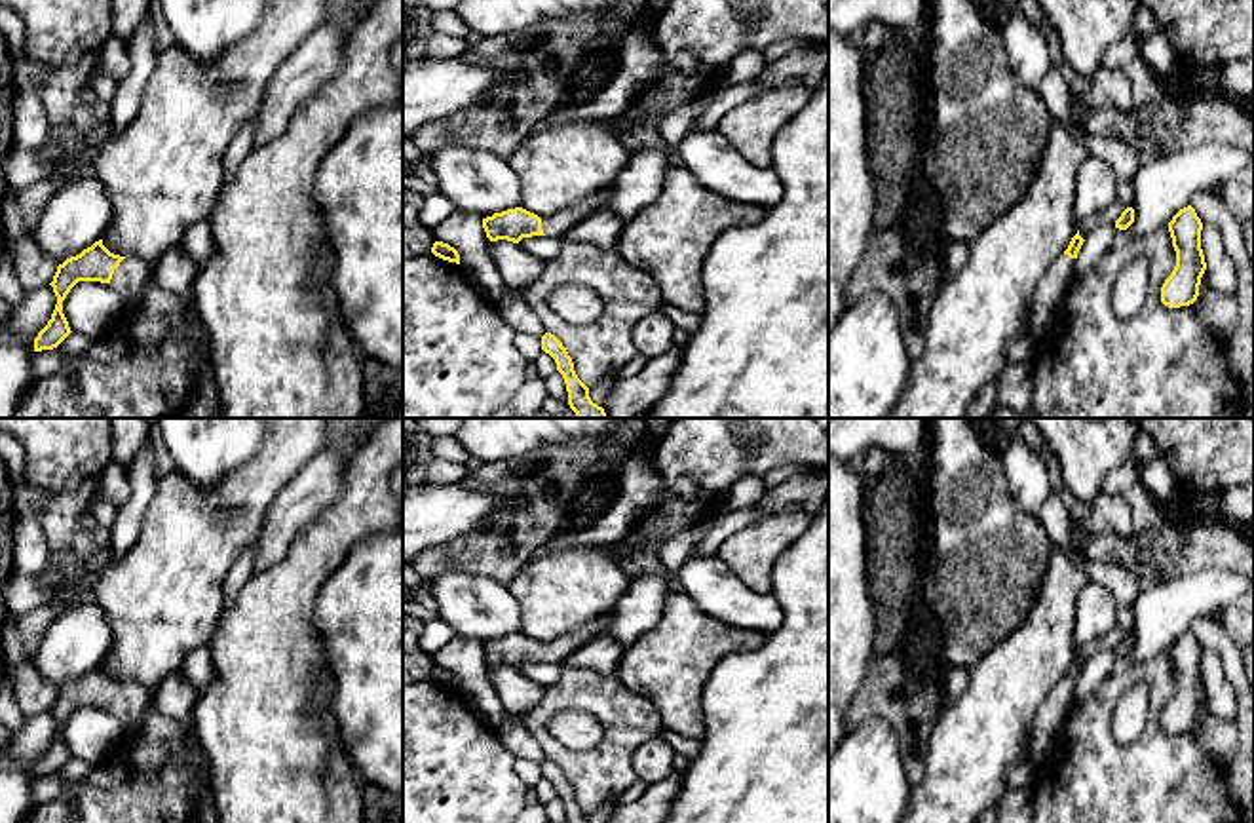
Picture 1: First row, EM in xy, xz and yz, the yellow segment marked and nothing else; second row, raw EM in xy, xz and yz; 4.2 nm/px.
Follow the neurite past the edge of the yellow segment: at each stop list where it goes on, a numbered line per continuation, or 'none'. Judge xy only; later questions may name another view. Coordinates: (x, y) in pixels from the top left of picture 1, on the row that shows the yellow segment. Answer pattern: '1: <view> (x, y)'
1: xy (133, 274)

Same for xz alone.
1: xz (555, 227)

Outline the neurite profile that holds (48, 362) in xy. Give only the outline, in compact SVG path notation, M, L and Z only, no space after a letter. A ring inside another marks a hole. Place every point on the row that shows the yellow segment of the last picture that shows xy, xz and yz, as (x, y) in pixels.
M42 350L36 352L34 355L34 373L38 378L46 378L51 376L55 373L65 373L68 378L76 376L76 373L72 371L70 363L70 354L63 354L59 350Z

